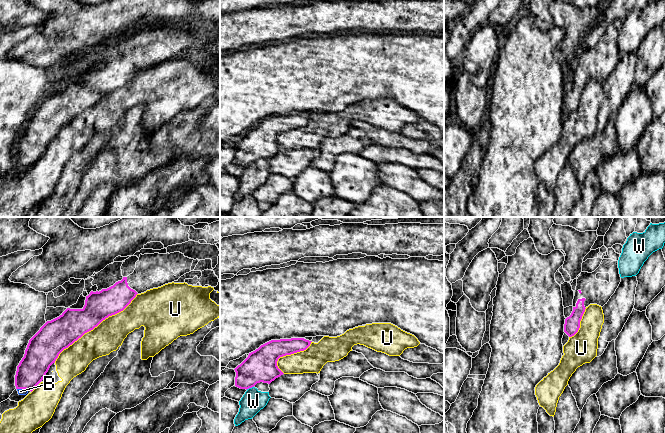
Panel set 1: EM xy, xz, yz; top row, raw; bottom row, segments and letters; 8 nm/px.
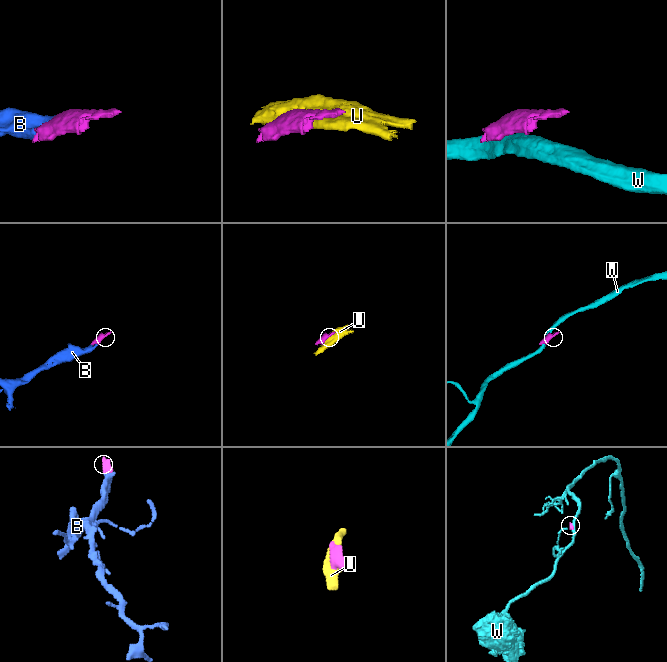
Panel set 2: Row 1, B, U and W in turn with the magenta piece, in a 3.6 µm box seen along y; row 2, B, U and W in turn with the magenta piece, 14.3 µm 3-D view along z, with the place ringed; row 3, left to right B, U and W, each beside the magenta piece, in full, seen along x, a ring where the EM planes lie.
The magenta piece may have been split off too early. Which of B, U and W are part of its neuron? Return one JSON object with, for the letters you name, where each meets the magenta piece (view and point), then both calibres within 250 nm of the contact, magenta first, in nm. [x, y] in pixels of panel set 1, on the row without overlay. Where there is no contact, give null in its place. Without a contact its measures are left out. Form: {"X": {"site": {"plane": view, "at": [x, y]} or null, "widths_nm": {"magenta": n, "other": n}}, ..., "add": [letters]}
{"B": {"site": {"plane": "xy", "at": [23, 164]}, "widths_nm": {"magenta": 220, "other": 50}}, "add": ["B"]}

